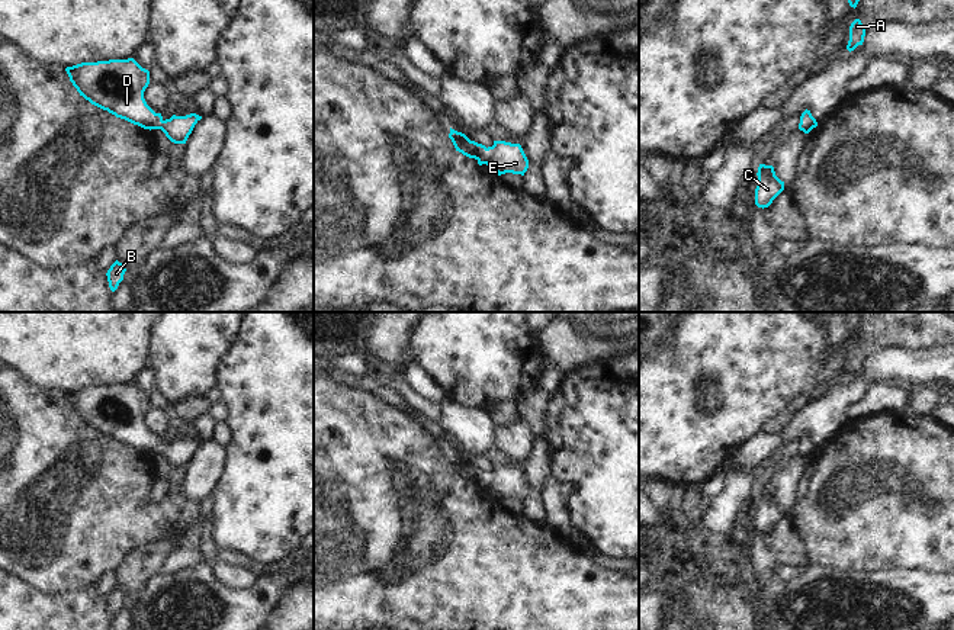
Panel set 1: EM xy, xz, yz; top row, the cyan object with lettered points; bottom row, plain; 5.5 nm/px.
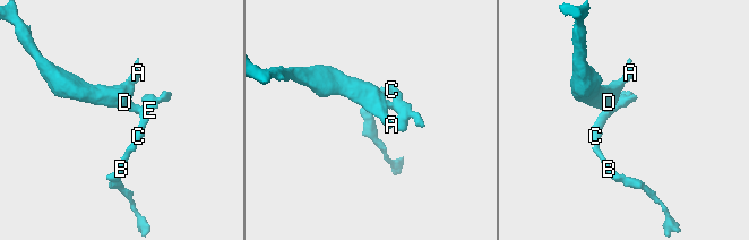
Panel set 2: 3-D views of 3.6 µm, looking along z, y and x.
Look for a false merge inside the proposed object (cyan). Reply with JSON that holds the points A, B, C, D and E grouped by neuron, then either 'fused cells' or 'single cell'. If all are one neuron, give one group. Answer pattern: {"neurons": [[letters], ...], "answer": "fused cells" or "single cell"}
{"neurons": [["A", "B", "C", "D", "E"]], "answer": "single cell"}

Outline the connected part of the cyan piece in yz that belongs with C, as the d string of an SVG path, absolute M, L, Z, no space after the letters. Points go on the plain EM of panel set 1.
M759 489L757 501L755 530L764 534L784 515L784 507L775 501L772 491Z

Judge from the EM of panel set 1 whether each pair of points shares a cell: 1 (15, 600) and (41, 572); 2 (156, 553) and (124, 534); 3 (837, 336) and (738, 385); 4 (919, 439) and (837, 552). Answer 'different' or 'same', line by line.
1: different
2: different
3: different
4: same

